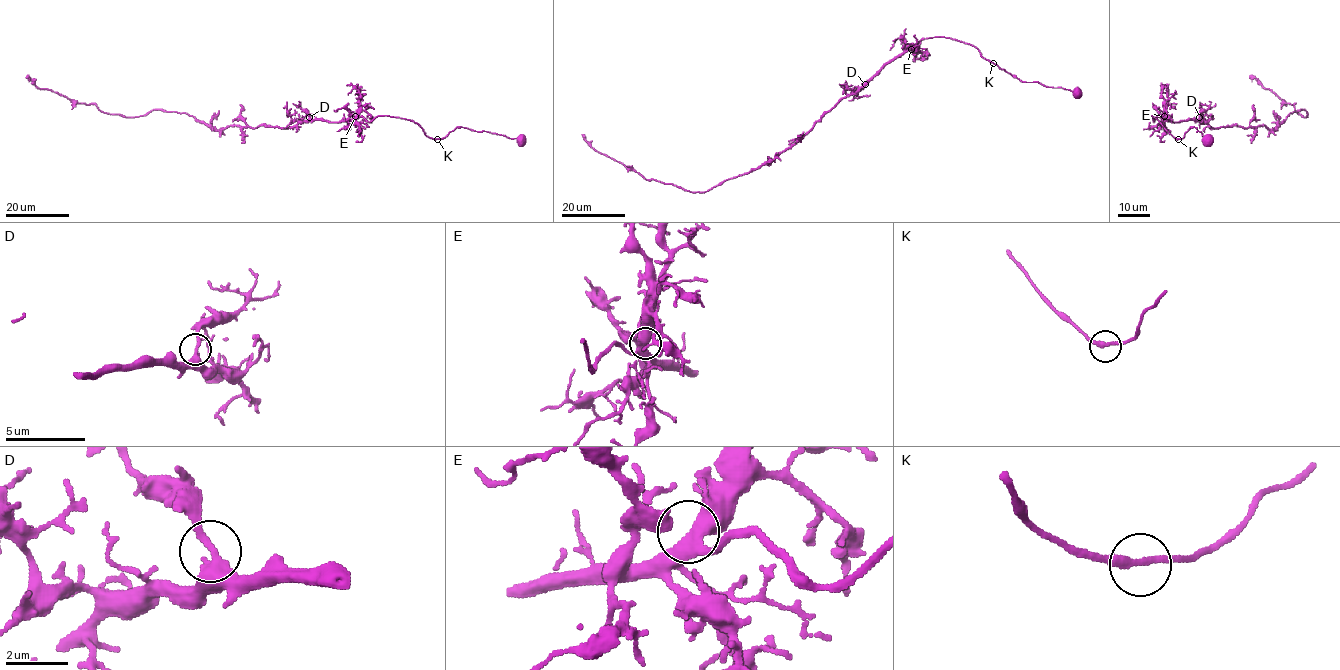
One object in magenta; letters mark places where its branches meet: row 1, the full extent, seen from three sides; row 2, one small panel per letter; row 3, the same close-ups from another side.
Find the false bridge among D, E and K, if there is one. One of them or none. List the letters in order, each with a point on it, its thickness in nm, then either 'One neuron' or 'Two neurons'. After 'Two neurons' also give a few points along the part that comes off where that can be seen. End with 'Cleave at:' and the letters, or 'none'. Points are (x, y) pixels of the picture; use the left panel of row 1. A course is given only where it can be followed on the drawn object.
D: Place: (309, 117). Thickness 400 nm. One neuron
E: Place: (355, 116). Thickness 420 nm. One neuron
K: Place: (437, 139). Thickness 240 nm. One neuron
Cleave at: none

